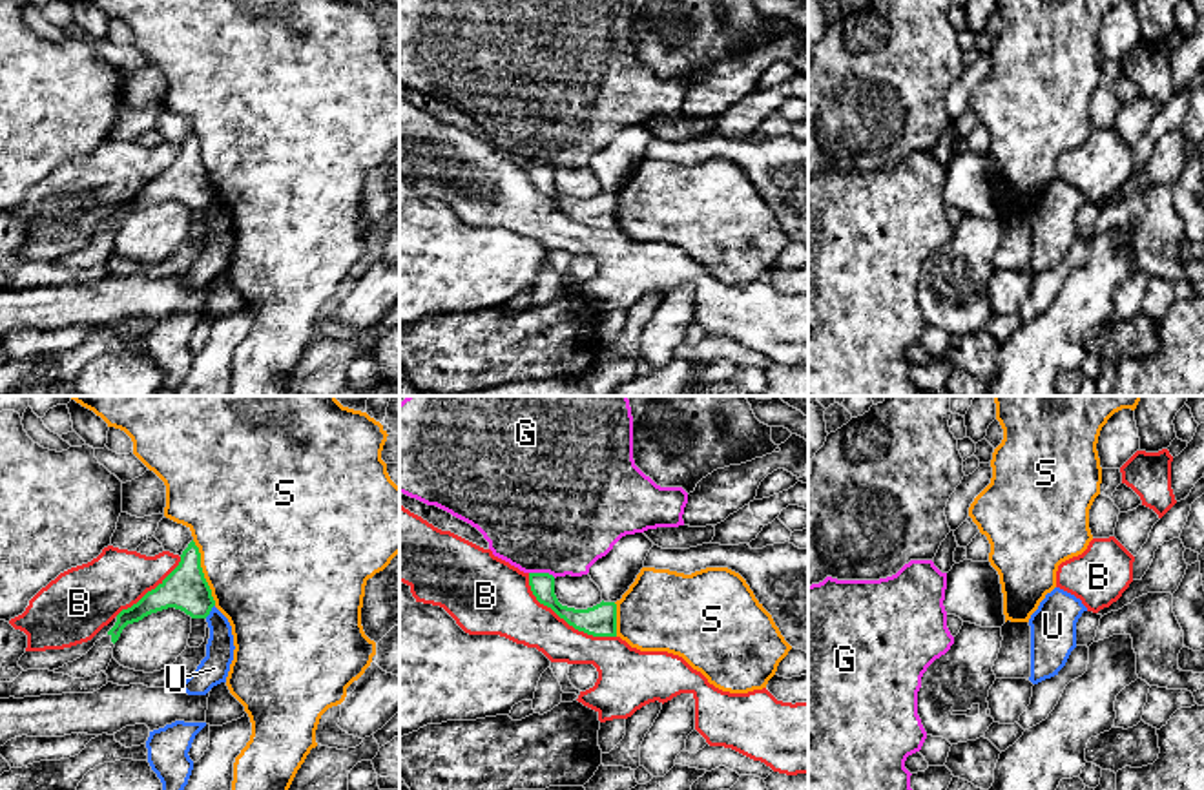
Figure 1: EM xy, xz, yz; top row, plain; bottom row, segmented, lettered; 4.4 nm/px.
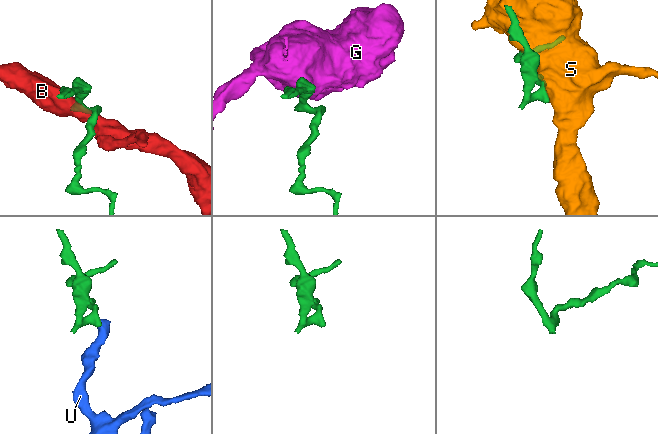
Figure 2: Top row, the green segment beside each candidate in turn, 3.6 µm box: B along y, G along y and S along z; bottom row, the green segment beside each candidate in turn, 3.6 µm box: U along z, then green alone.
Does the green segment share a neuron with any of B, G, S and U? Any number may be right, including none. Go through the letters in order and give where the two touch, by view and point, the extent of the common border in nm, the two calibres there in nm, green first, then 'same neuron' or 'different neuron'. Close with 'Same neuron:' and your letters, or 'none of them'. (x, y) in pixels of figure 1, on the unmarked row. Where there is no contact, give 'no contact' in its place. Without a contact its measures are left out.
B: xz (564, 210) | 480 nm | 140/240 nm | different neuron
G: xz (542, 165) | 120 nm | 110/500 nm | different neuron
S: xy (203, 165) | 300 nm | 190/500 nm | different neuron
U: xy (210, 201) | 80 nm | 190/130 nm | different neuron
Same neuron: none of them

